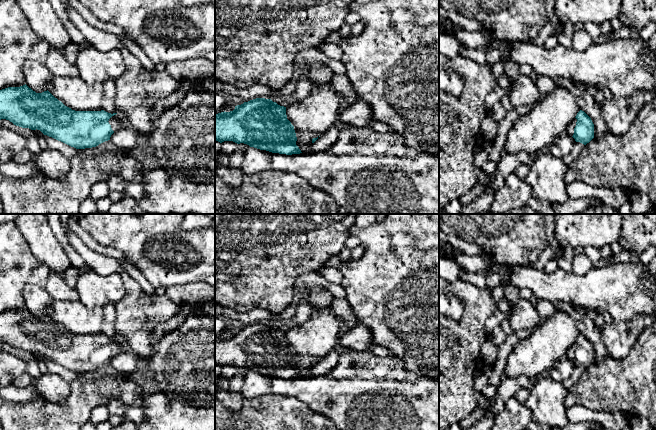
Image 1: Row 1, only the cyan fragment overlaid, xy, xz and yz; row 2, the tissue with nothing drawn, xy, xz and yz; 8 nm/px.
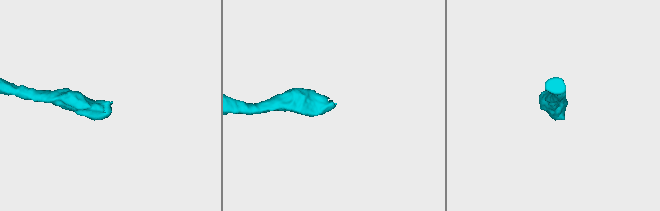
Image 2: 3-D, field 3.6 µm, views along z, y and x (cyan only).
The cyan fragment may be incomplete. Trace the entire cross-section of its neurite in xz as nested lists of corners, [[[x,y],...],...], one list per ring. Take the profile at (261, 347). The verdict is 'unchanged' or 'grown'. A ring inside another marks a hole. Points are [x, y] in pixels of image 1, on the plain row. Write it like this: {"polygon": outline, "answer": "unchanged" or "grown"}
{"polygon": [[[256,322],[235,330],[233,335],[216,338],[215,365],[244,367],[260,374],[286,379],[302,377],[296,369],[296,357],[294,350],[287,343],[286,331],[265,322]]], "answer": "unchanged"}

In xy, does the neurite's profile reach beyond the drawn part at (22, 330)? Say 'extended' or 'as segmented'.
extended

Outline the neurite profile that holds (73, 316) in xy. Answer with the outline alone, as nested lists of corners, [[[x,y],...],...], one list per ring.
[[[79,300],[54,301],[48,315],[75,335],[101,335],[104,307],[87,308]]]

